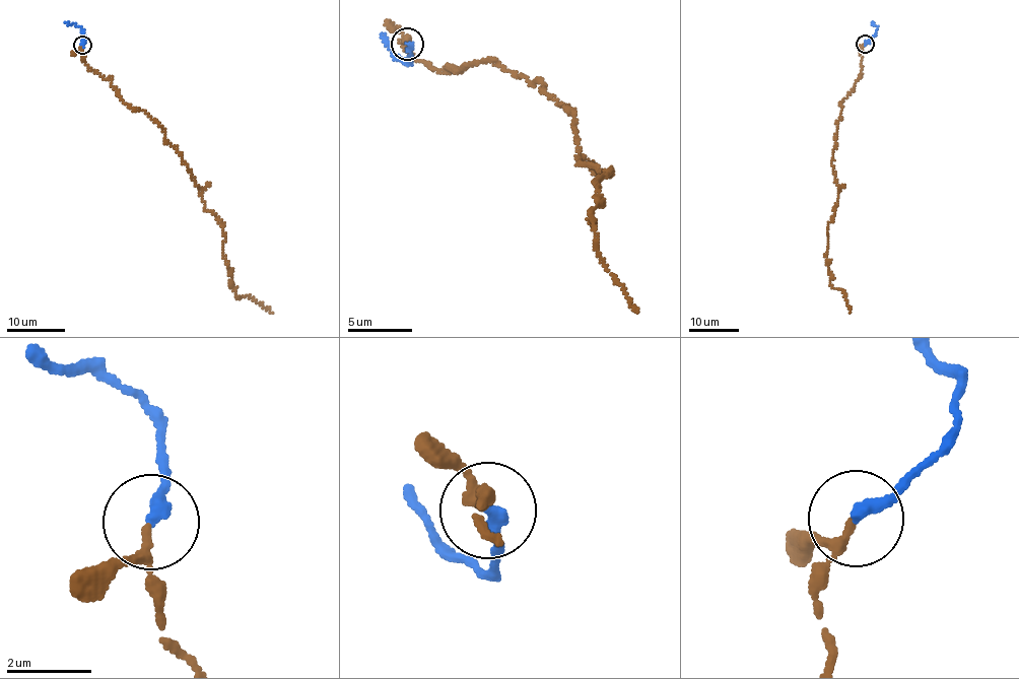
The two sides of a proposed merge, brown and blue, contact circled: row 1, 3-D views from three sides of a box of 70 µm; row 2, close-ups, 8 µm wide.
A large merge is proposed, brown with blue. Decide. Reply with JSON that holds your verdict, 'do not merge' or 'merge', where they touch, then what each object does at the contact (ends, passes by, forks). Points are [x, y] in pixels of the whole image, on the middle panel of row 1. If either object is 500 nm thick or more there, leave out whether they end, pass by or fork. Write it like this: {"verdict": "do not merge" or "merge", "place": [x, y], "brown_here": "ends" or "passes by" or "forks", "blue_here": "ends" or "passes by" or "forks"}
{"verdict": "merge", "place": [407, 44], "brown_here": "passes by", "blue_here": "ends"}

